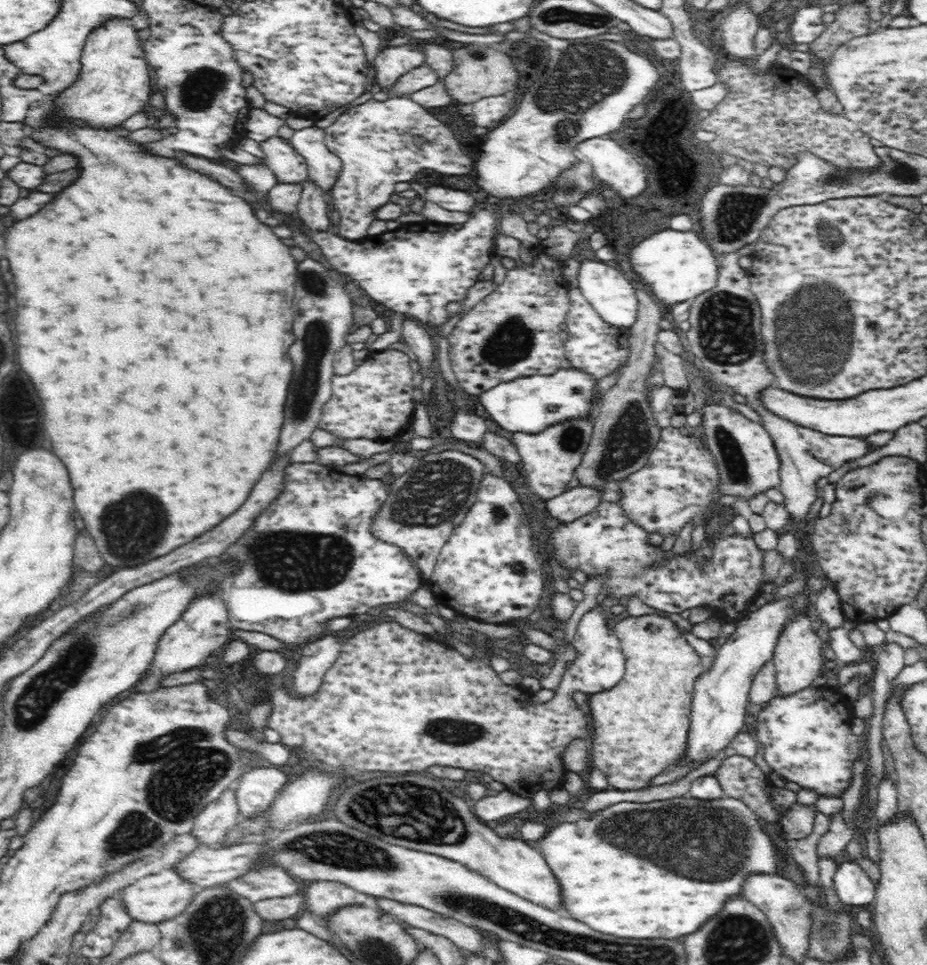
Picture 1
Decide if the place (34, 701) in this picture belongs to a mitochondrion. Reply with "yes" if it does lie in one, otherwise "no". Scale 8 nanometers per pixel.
yes

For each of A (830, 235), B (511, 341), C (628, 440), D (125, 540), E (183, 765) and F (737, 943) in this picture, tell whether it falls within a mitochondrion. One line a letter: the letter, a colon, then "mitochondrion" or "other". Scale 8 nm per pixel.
A: mitochondrion
B: mitochondrion
C: mitochondrion
D: mitochondrion
E: mitochondrion
F: mitochondrion

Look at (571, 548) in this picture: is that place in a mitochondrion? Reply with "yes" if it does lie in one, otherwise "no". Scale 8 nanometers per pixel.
yes

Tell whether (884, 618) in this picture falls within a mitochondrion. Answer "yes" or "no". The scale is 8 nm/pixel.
no

